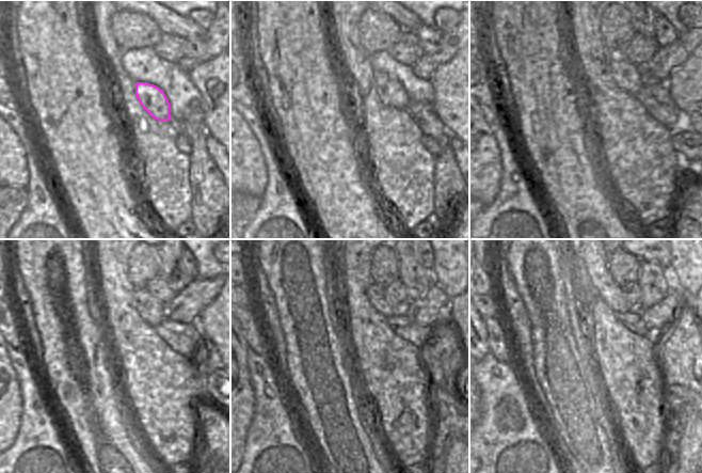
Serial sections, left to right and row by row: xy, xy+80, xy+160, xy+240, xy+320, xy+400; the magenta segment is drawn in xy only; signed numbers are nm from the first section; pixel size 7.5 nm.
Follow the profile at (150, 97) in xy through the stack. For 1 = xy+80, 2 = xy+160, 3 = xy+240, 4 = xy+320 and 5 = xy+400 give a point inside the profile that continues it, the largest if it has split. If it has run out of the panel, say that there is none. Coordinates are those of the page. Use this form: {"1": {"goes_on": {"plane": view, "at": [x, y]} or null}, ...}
{"1": {"goes_on": {"plane": "xy+80", "at": [391, 93]}}, "2": {"goes_on": {"plane": "xy+160", "at": [625, 75]}}, "3": {"goes_on": {"plane": "xy+240", "at": [153, 312]}}, "4": {"goes_on": {"plane": "xy+320", "at": [377, 295]}}, "5": {"goes_on": {"plane": "xy+400", "at": [596, 261]}}}

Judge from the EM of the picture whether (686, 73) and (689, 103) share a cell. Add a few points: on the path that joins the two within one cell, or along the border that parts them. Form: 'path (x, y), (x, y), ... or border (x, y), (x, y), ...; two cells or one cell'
path (689, 80), (689, 95); one cell

